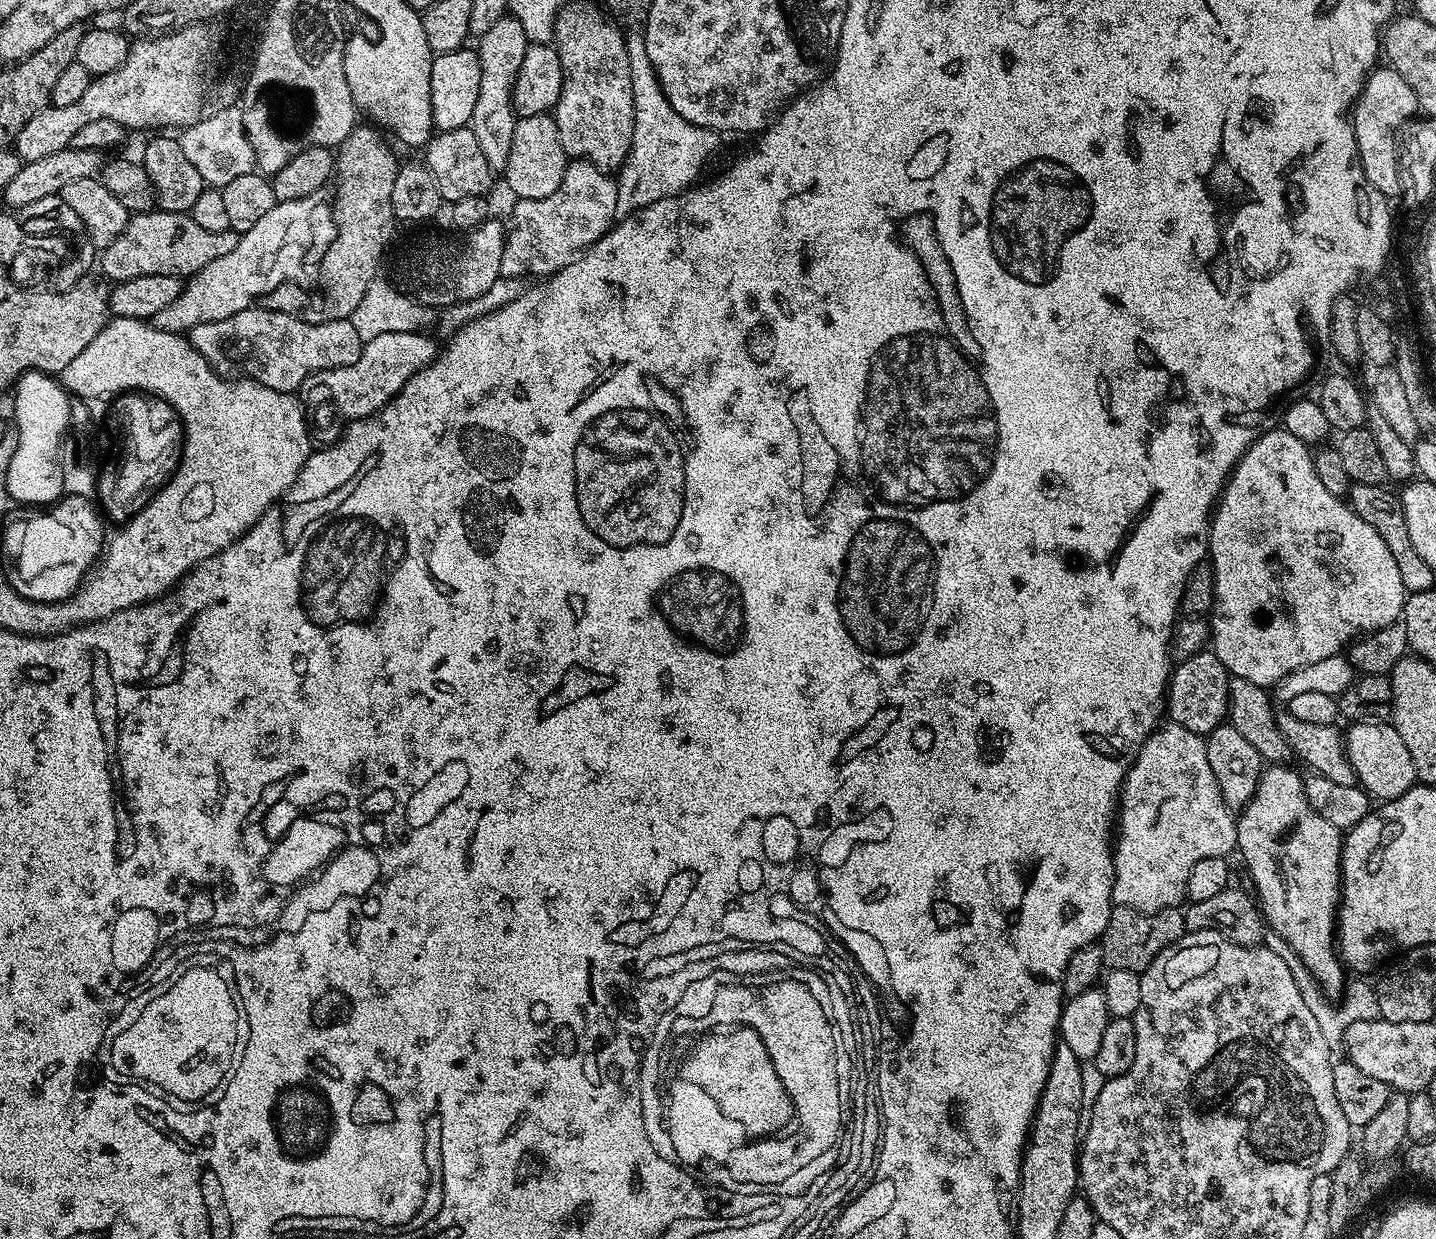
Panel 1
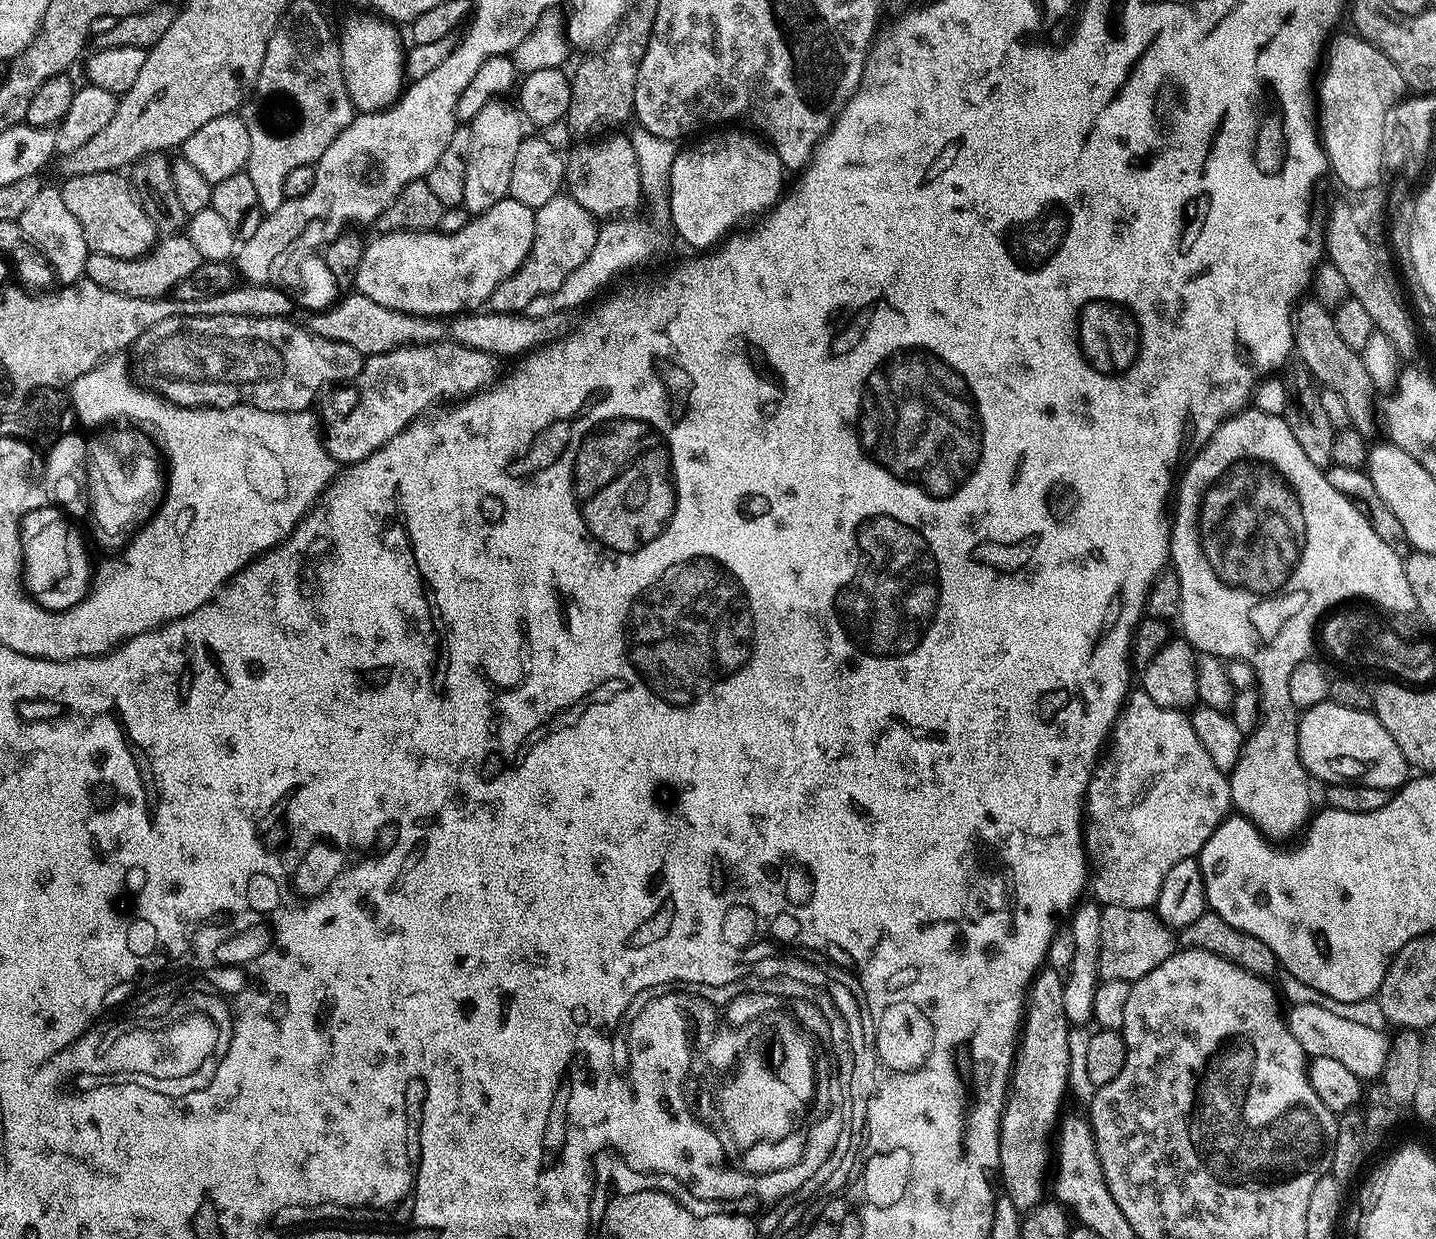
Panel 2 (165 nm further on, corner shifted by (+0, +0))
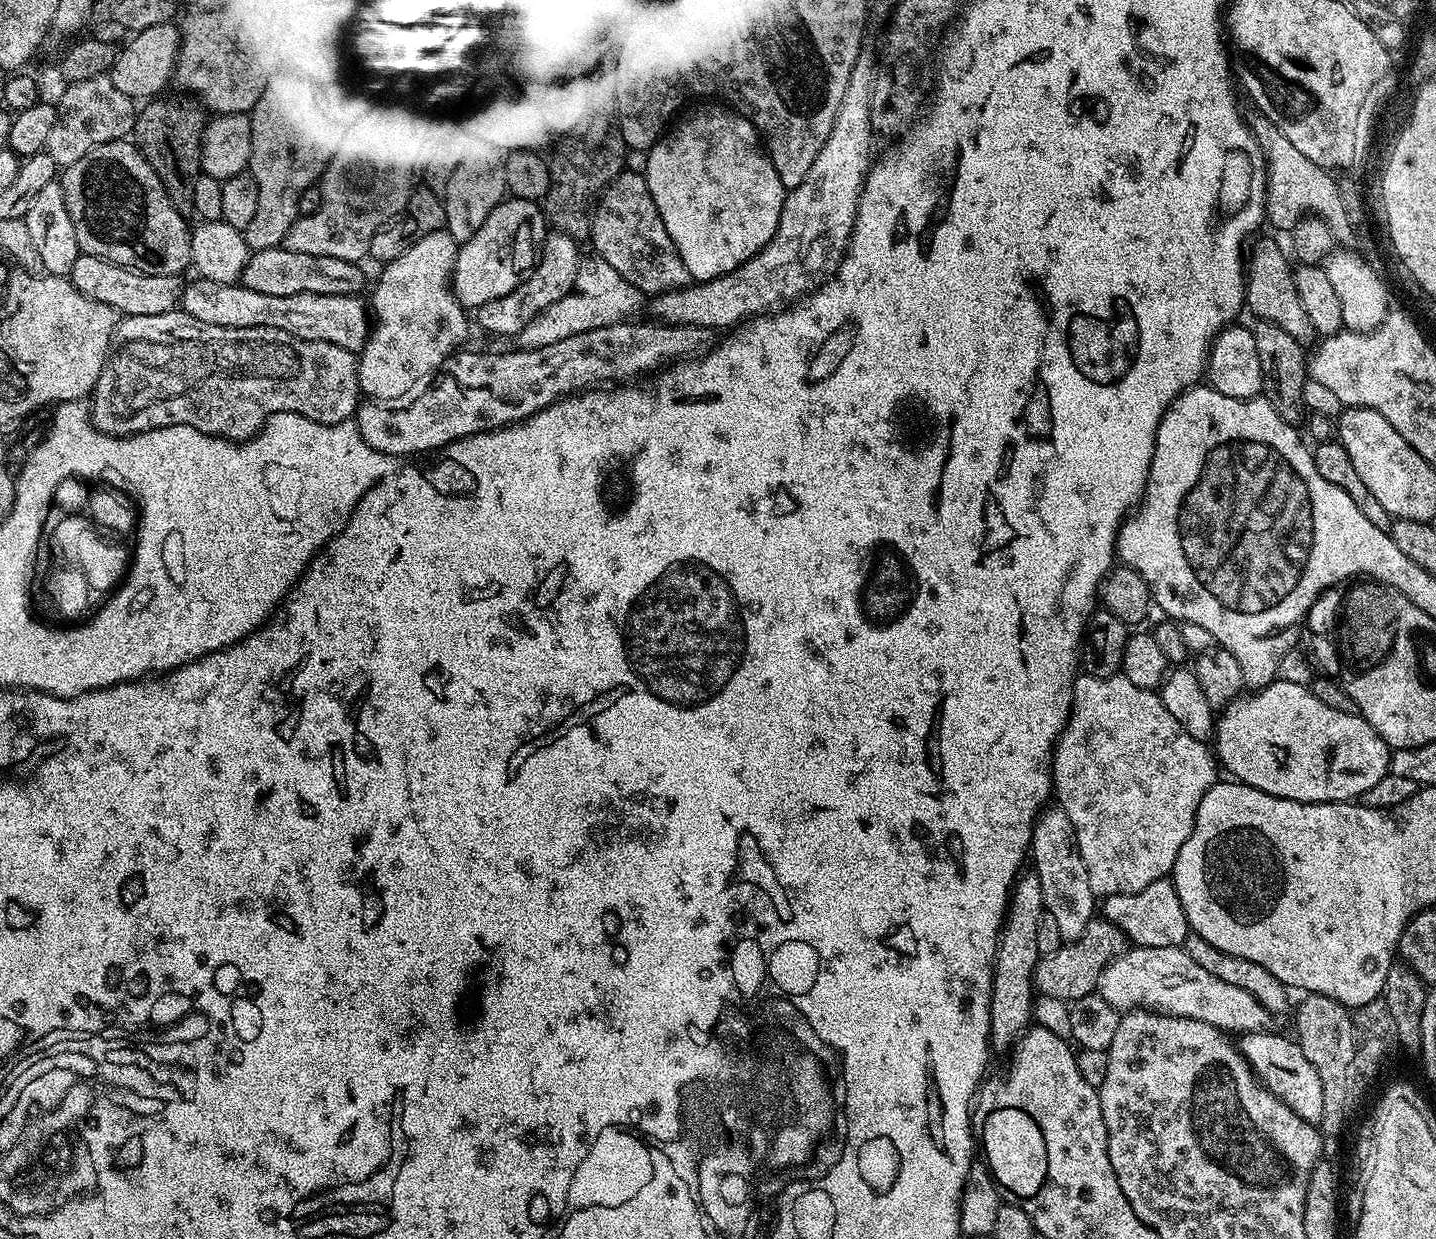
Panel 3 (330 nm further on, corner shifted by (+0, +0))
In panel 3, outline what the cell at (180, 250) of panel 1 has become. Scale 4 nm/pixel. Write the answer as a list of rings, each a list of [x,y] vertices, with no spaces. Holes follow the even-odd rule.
[[[83,254],[74,262],[70,279],[73,286],[86,298],[110,306],[121,317],[166,314],[179,305],[182,295],[182,280],[179,276],[151,276],[112,264],[109,260]]]

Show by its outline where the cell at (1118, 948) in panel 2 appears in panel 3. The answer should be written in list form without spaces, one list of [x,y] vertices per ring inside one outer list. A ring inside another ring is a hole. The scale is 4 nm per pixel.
[[[1093,918],[1086,926],[1082,938],[1060,945],[1060,949],[1049,956],[1041,956],[1036,964],[1034,988],[1040,996],[1062,999],[1067,1002],[1081,1000],[1097,991],[1100,975],[1111,960],[1121,956],[1130,941],[1124,931],[1109,920]]]

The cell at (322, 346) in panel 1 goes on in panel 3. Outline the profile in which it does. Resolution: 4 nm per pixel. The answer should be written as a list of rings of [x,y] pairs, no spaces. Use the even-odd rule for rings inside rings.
[[[173,310],[166,314],[125,316],[117,323],[116,335],[112,341],[108,358],[104,362],[104,369],[95,388],[90,393],[90,419],[93,428],[106,433],[107,436],[130,436],[137,432],[149,432],[181,424],[182,426],[194,426],[194,430],[202,430],[202,434],[243,442],[252,439],[263,428],[266,421],[279,412],[302,414],[314,422],[322,422],[323,424],[340,424],[344,420],[352,420],[361,403],[360,369],[358,356],[355,352],[346,350],[342,346],[334,346],[330,342],[310,342],[302,338],[294,338],[282,330],[274,330],[273,328],[210,326],[207,322],[198,322],[198,318],[190,318],[190,314],[186,314],[182,310]]]

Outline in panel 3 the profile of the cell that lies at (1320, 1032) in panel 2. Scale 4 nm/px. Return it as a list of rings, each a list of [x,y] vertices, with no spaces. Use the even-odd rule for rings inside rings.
[[[1129,947],[1102,970],[1098,995],[1106,998],[1110,1006],[1121,1010],[1142,1007],[1170,1016],[1194,1018],[1222,1028],[1229,1034],[1262,1032],[1274,1020],[1273,1013],[1266,1011],[1254,994],[1246,994],[1246,990],[1238,990],[1238,986],[1230,986],[1230,982],[1214,978],[1214,974],[1202,970],[1202,966],[1198,966],[1183,947]]]

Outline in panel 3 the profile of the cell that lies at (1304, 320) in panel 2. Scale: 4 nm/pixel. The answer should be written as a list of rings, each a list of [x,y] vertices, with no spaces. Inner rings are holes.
[[[1260,240],[1254,244],[1251,245],[1250,255],[1246,260],[1247,311],[1252,311],[1260,320],[1282,326],[1282,330],[1286,330],[1290,338],[1308,342],[1308,339],[1313,339],[1314,331],[1310,317],[1302,306],[1302,298],[1298,298],[1298,286],[1294,286],[1294,264],[1289,253],[1284,253],[1272,240]]]

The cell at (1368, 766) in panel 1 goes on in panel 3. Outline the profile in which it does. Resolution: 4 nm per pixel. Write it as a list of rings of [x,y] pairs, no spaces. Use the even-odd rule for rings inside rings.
[[[1277,678],[1271,684],[1248,695],[1252,696],[1247,696],[1247,694],[1237,696],[1227,708],[1219,713],[1214,733],[1214,755],[1219,767],[1223,771],[1225,768],[1232,775],[1229,777],[1233,781],[1245,784],[1246,786],[1254,786],[1271,796],[1286,798],[1287,800],[1297,800],[1303,804],[1334,804],[1337,802],[1355,801],[1366,790],[1370,790],[1370,786],[1375,786],[1383,776],[1388,775],[1390,749],[1383,738],[1376,733],[1374,726],[1370,726],[1370,722],[1366,722],[1358,714],[1342,714],[1342,710],[1333,710],[1330,706],[1326,706],[1326,702],[1322,702],[1312,693],[1311,687],[1295,684],[1294,682],[1286,682]]]

